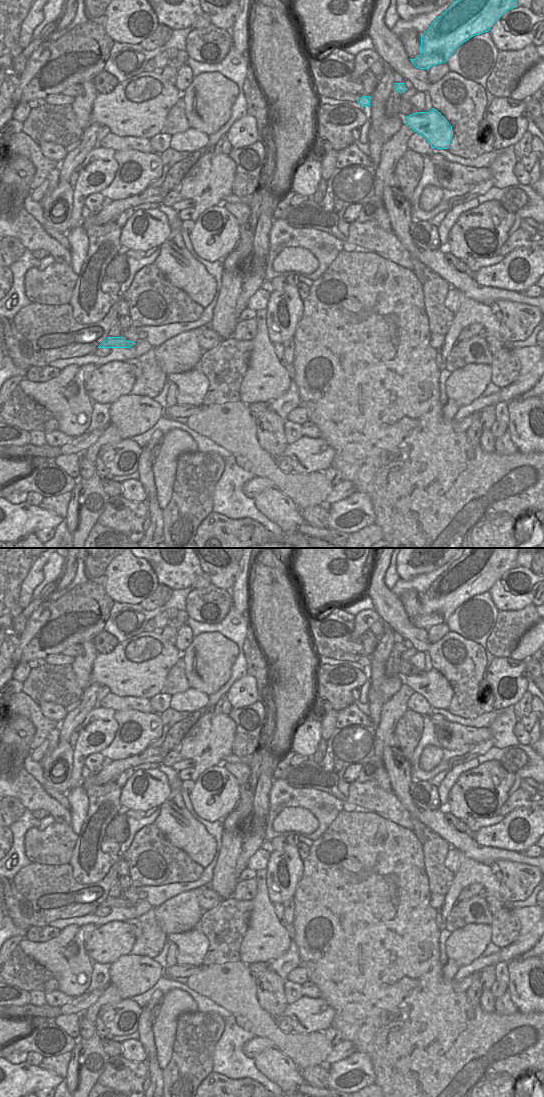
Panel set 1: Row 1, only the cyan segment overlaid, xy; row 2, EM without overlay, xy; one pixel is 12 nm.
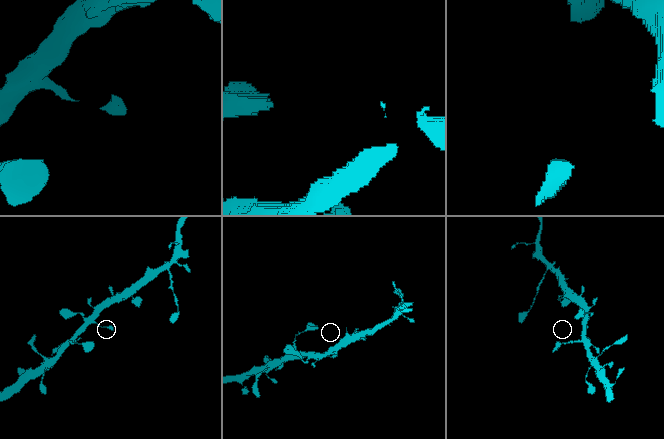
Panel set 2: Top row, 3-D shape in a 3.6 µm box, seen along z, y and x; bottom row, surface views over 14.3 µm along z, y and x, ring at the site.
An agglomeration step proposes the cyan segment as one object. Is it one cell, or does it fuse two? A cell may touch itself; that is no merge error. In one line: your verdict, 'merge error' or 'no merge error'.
no merge error

